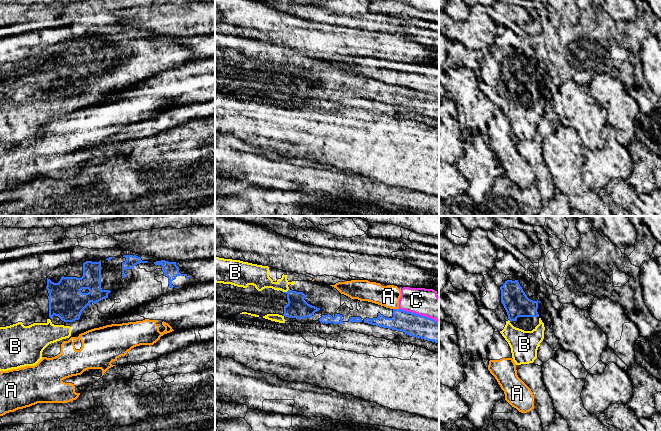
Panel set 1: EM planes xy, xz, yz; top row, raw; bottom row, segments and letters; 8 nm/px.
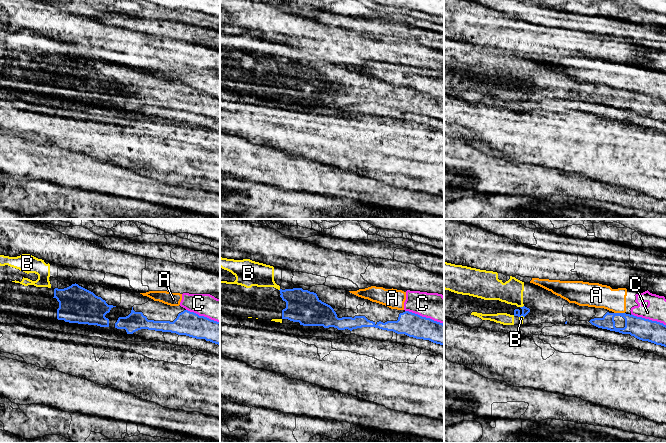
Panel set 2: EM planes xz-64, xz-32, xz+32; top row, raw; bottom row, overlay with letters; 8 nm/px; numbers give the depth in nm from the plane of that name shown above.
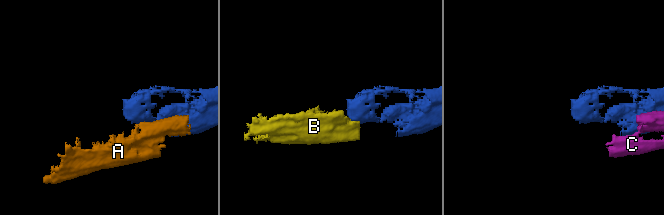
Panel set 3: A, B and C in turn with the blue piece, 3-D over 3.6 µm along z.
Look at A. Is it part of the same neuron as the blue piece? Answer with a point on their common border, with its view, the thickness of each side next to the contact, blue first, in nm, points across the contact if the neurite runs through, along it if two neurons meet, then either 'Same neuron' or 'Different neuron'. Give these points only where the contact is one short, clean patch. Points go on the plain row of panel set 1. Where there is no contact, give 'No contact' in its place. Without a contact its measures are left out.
Touches blue at xz (396, 85). Thickness 180 nm (blue) against 180 nm. Boundary: xz (393, 84), (398, 85). Different neuron

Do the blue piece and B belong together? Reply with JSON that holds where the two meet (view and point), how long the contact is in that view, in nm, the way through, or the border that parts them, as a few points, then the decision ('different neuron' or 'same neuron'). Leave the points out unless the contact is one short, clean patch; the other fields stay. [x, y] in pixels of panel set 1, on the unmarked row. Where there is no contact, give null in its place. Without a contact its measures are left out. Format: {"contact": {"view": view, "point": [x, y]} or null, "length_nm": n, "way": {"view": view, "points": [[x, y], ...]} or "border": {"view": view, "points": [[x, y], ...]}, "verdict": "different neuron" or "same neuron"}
{"contact": {"view": "xz", "point": [282, 67]}, "length_nm": 100, "verdict": "same neuron"}

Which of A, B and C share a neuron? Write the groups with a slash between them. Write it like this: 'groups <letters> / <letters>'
groups A C / B

